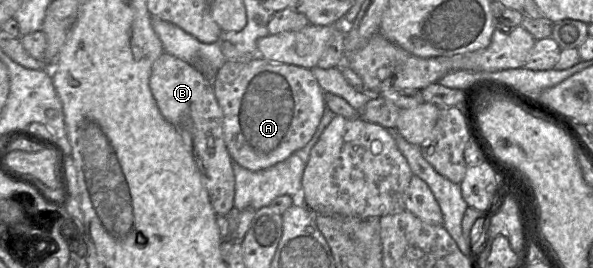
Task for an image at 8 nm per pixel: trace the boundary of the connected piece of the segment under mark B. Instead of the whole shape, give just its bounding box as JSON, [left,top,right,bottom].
[149,52,235,215]

